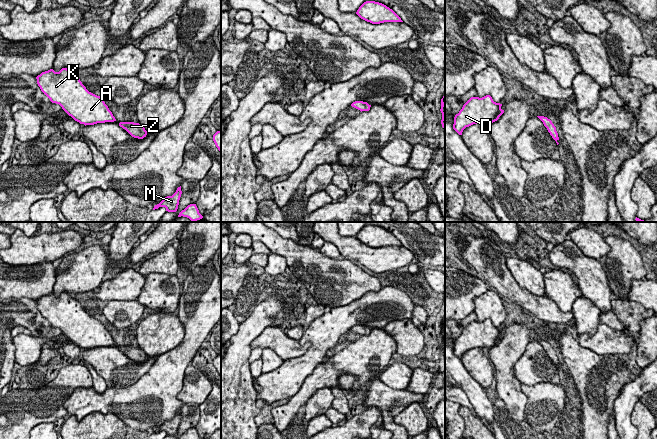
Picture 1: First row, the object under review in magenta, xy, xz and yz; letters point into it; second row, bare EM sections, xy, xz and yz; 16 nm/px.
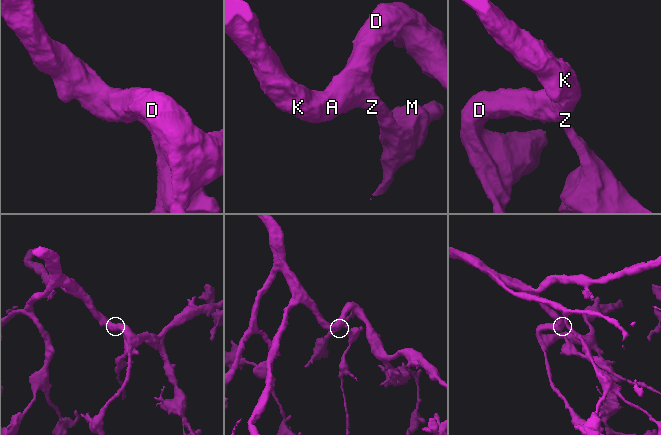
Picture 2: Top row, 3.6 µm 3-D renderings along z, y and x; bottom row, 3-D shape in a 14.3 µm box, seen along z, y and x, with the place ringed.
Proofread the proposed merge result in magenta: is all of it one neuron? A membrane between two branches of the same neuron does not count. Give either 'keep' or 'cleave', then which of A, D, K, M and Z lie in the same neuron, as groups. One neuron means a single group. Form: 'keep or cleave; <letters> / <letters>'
keep; A D K M Z

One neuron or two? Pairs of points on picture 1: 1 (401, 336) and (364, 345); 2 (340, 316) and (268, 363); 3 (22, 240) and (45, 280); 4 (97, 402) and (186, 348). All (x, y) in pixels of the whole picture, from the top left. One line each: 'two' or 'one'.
1: two
2: two
3: two
4: one

